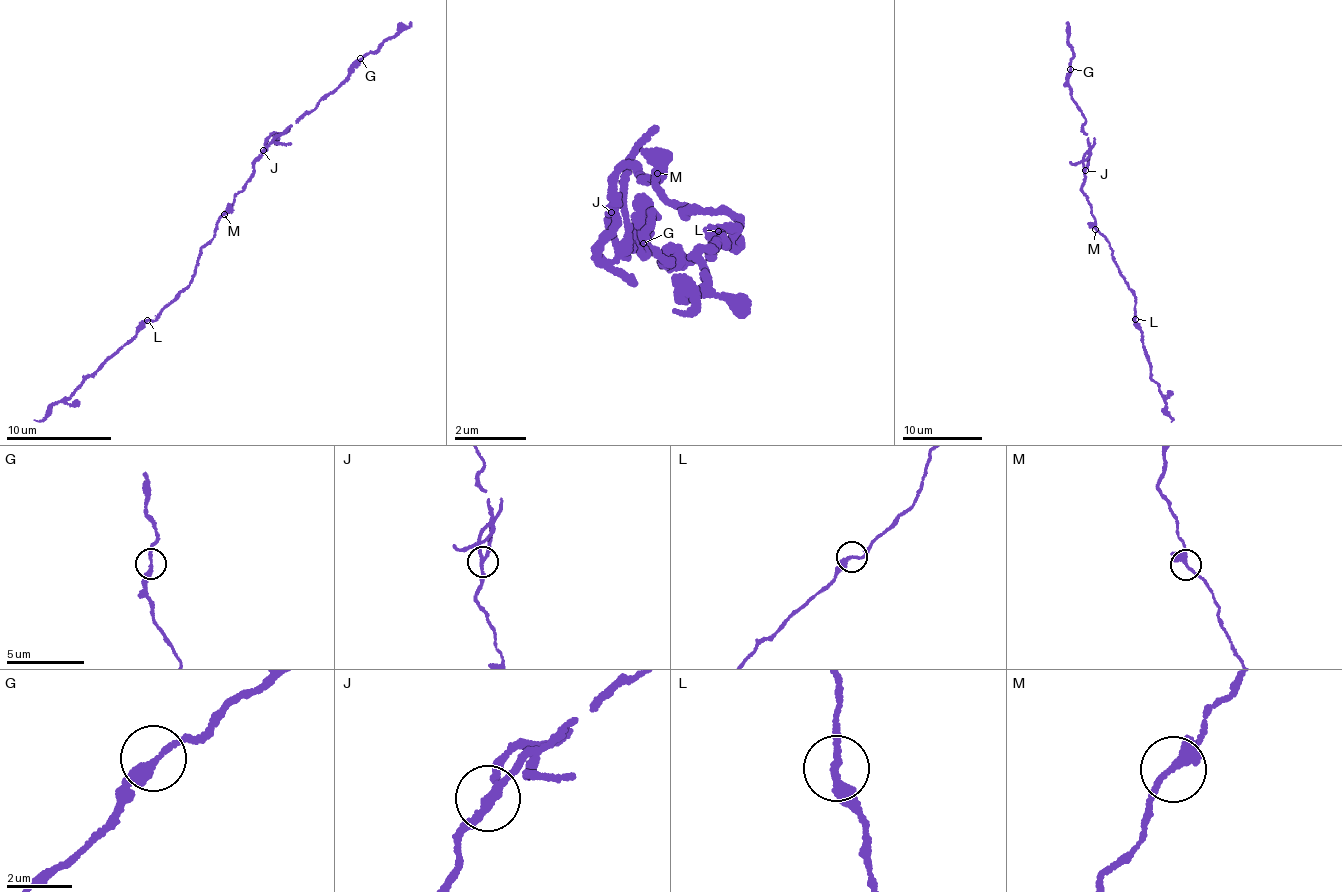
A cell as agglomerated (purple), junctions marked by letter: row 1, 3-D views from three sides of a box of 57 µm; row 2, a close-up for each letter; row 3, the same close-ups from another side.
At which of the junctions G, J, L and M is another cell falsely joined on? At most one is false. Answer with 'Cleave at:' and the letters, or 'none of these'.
Cleave at: J

